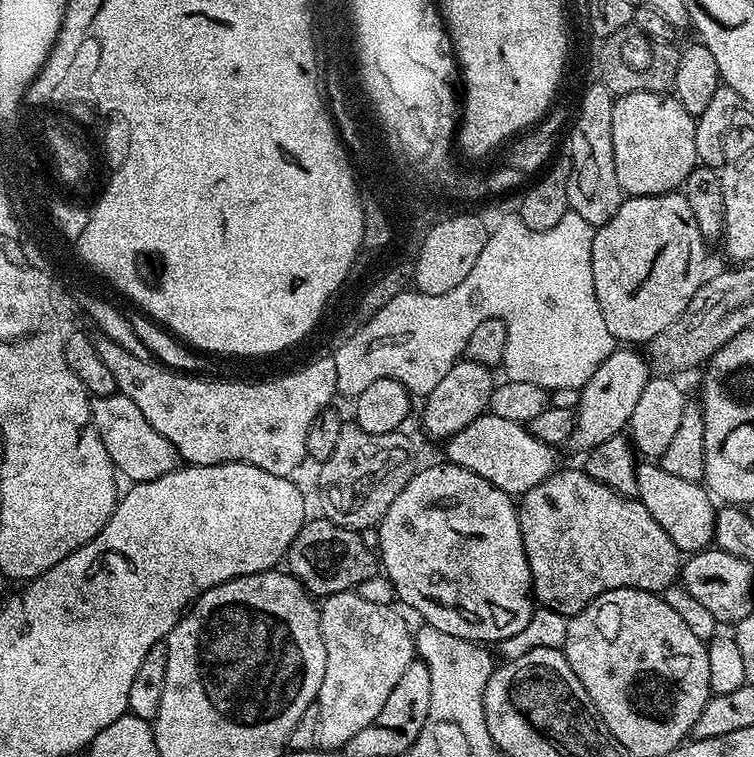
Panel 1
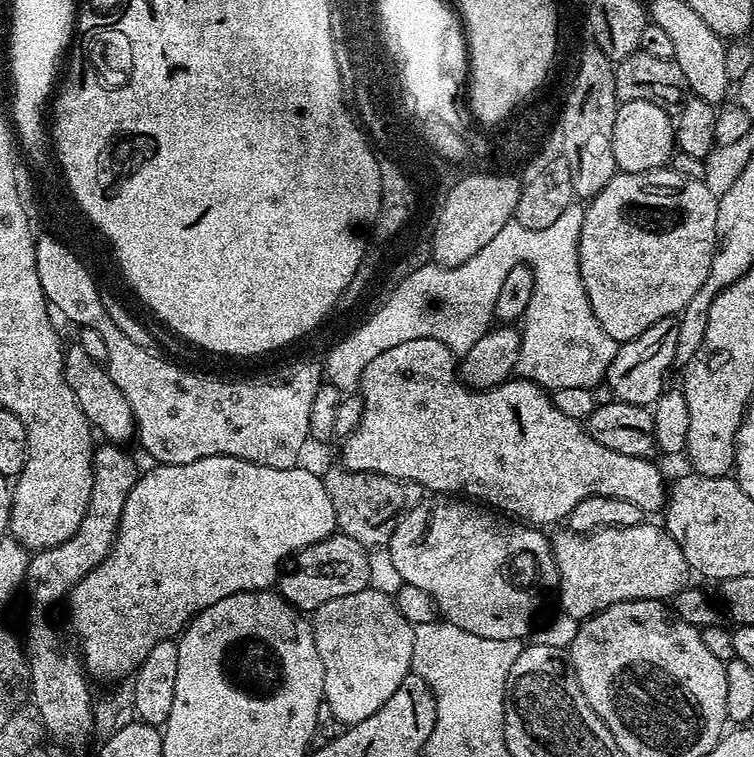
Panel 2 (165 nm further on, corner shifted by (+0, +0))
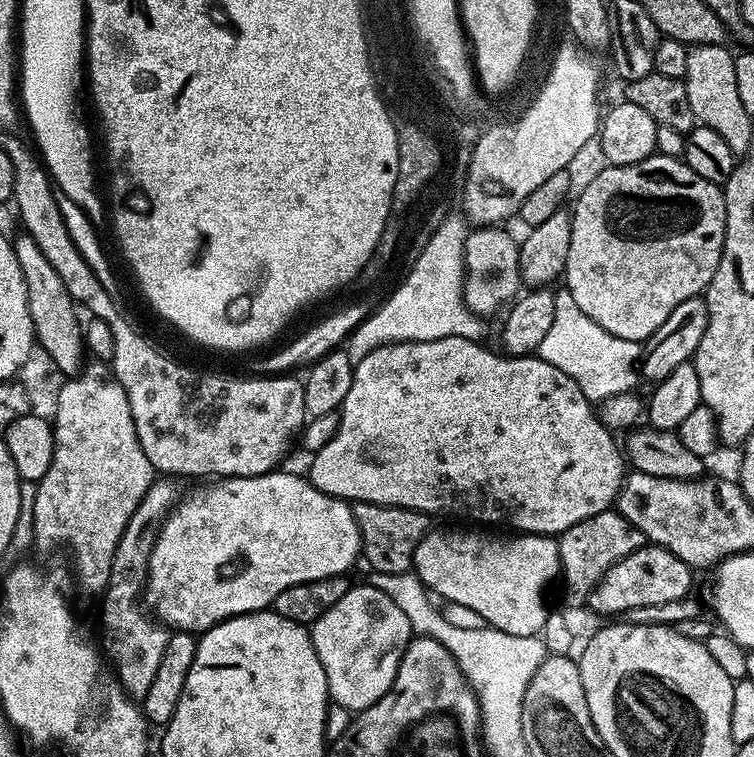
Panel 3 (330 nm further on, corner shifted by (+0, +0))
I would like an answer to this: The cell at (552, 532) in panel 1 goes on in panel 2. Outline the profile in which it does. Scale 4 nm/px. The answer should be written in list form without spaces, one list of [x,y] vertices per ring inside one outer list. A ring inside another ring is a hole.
[[[659,523],[621,528],[600,528],[596,532],[563,530],[551,537],[556,563],[559,611],[583,622],[595,612],[631,600],[671,601],[689,583],[690,569],[678,542]]]

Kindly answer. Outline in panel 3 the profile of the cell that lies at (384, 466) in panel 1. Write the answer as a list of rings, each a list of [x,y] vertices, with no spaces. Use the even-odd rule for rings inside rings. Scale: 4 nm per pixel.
[[[362,502],[352,504],[352,513],[360,531],[363,563],[368,563],[372,572],[398,574],[412,568],[412,558],[416,555],[416,547],[430,531],[430,517],[425,512]]]

